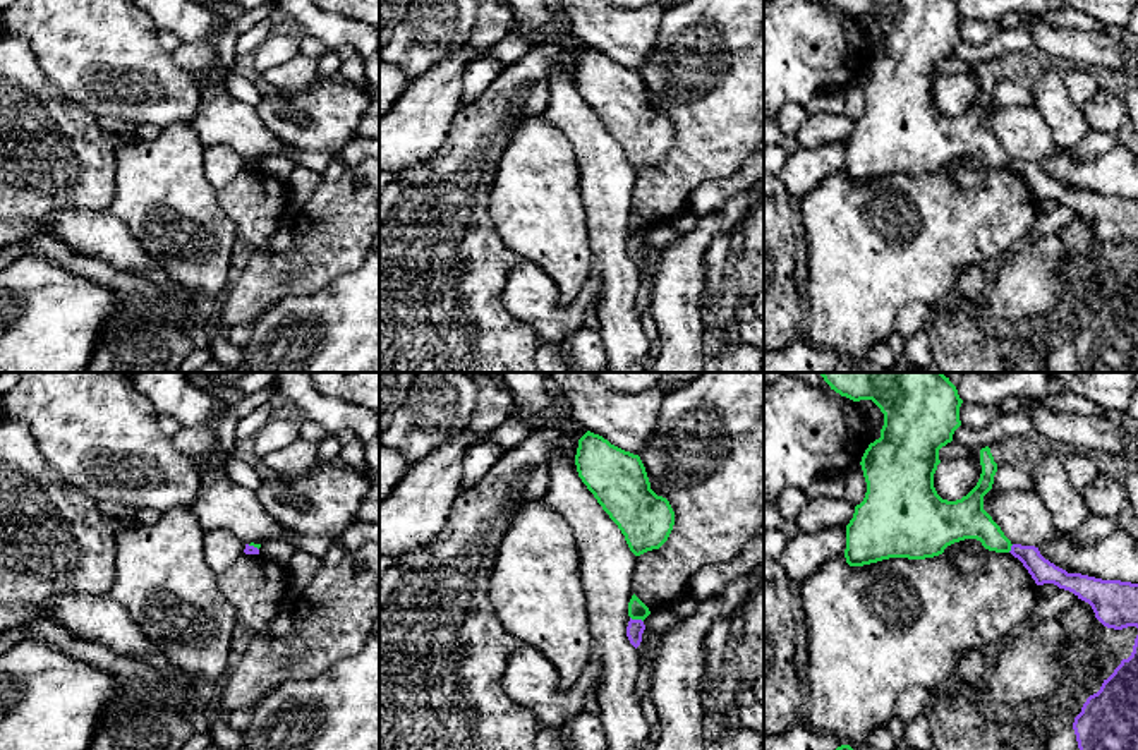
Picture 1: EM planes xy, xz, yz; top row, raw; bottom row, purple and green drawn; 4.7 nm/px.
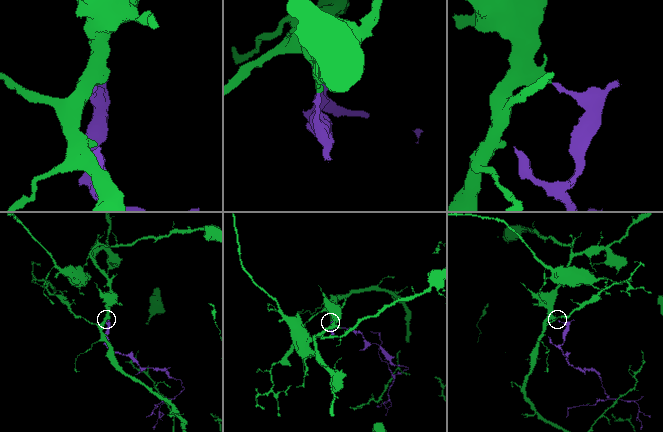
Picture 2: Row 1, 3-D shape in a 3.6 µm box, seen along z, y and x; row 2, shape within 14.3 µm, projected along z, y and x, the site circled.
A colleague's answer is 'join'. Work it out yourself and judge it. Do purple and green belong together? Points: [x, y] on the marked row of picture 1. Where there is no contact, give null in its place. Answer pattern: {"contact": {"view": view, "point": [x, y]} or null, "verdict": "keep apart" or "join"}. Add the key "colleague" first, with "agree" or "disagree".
{"colleague": "disagree", "contact": {"view": "xz", "point": [637, 620]}, "verdict": "keep apart"}

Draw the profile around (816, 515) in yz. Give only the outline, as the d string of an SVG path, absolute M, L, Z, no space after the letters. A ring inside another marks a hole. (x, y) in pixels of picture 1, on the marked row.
M839 498L808 499L796 517L800 532L817 534L831 527L846 527L853 518L855 506Z

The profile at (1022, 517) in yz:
M994 487L984 496L984 510L1001 527L1011 544L1035 546L1062 535L1045 506L1032 491Z

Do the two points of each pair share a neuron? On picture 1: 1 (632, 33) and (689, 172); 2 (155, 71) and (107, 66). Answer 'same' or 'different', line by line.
1: different
2: same

